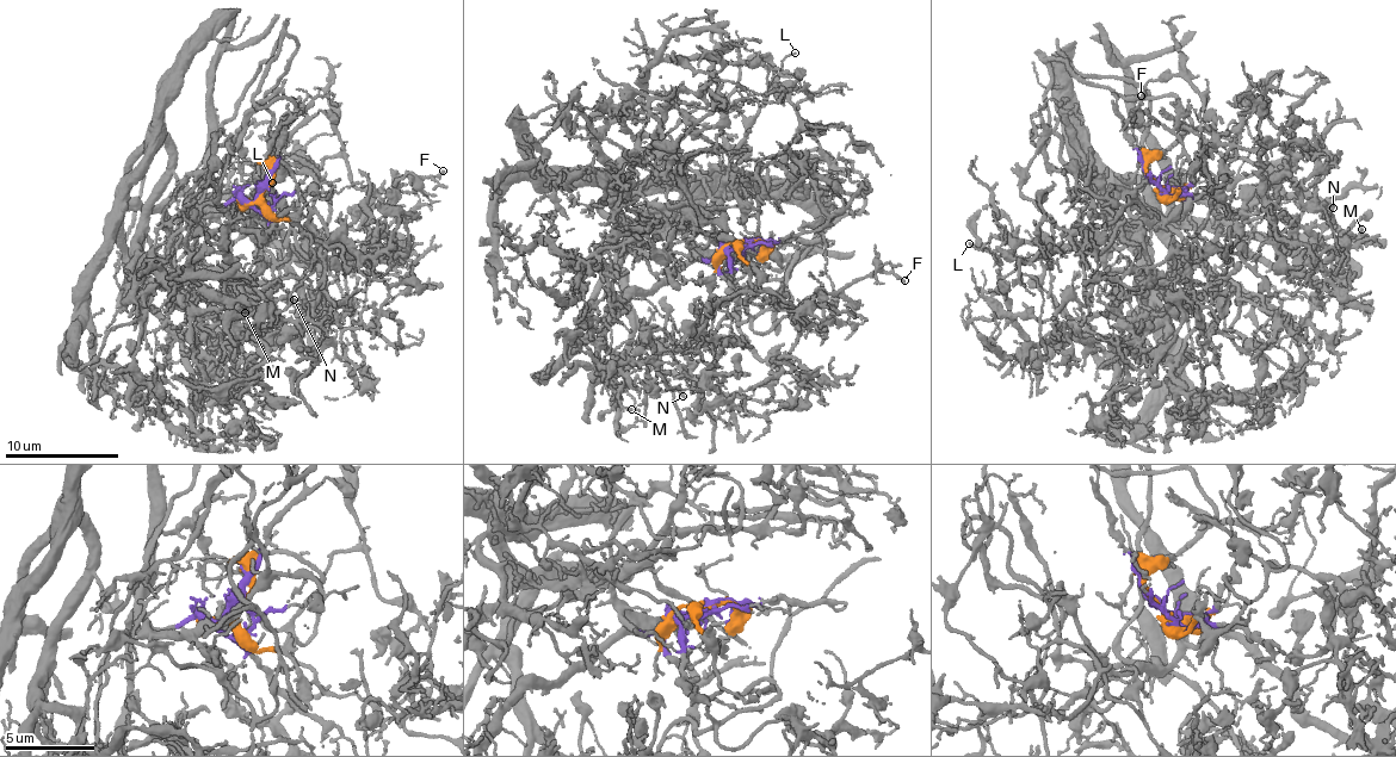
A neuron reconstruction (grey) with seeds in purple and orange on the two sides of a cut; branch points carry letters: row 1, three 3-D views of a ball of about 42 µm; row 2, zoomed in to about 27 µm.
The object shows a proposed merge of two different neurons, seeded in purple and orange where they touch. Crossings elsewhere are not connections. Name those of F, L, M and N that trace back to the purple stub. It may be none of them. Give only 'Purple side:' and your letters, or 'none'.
Purple side: L, M, N

